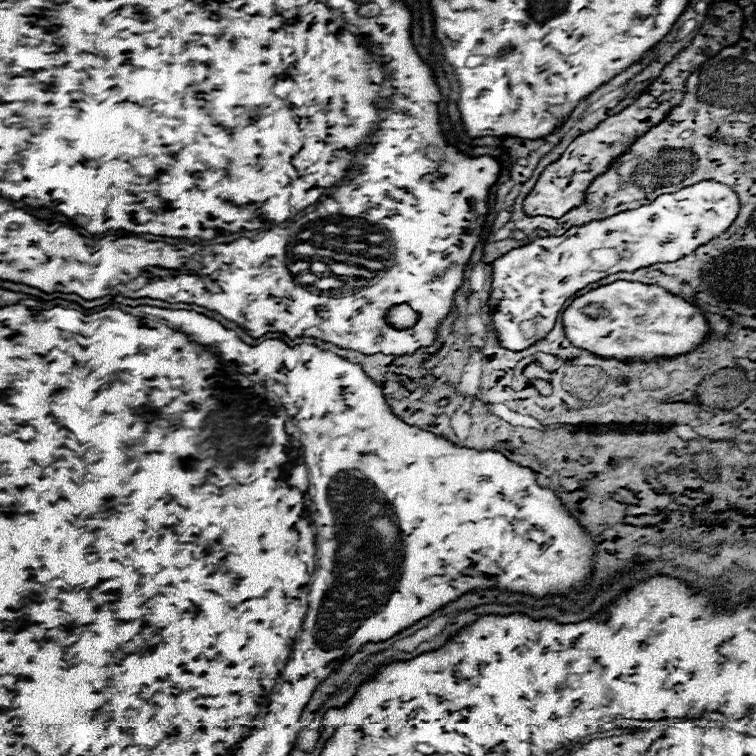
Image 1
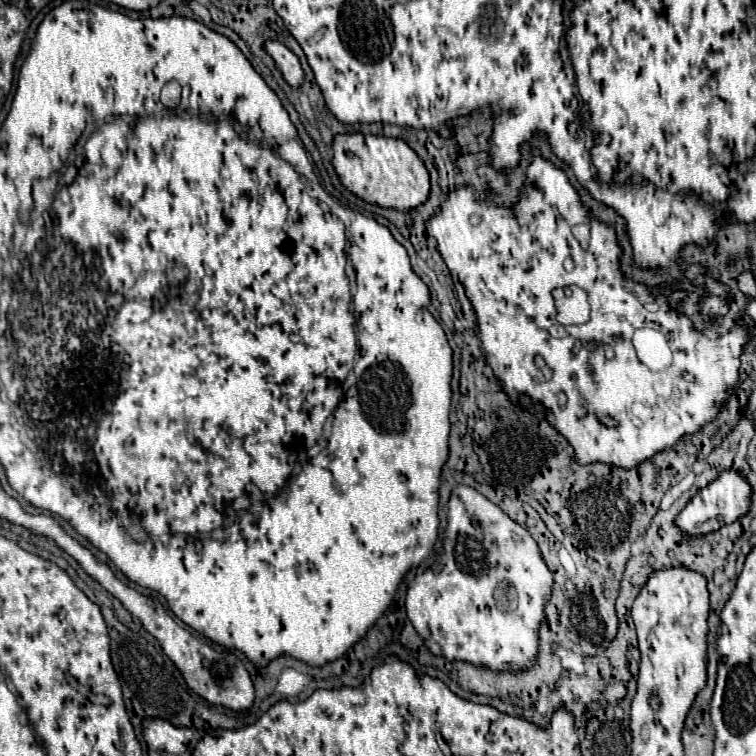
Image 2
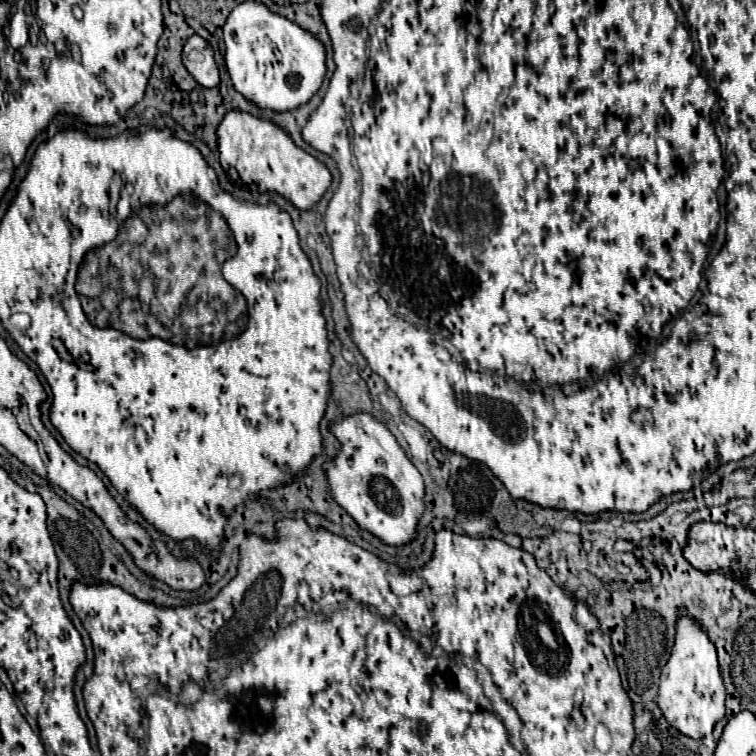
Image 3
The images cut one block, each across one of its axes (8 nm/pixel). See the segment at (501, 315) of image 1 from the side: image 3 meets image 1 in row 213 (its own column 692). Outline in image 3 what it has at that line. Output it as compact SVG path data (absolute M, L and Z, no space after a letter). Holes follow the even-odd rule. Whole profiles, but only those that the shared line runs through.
M680 618L676 628L676 644L672 656L662 668L660 689L654 702L660 706L668 724L678 732L690 738L704 738L712 732L714 724L724 718L724 700L726 688L722 684L716 648L698 622L692 618Z

